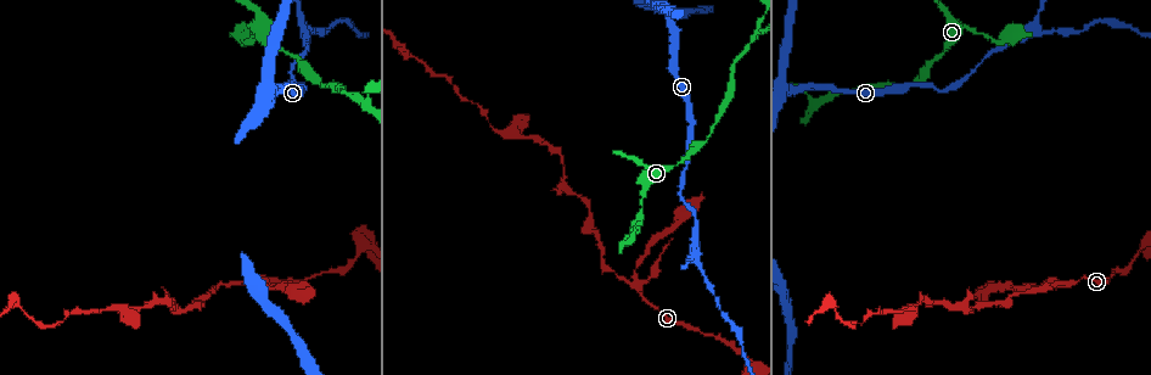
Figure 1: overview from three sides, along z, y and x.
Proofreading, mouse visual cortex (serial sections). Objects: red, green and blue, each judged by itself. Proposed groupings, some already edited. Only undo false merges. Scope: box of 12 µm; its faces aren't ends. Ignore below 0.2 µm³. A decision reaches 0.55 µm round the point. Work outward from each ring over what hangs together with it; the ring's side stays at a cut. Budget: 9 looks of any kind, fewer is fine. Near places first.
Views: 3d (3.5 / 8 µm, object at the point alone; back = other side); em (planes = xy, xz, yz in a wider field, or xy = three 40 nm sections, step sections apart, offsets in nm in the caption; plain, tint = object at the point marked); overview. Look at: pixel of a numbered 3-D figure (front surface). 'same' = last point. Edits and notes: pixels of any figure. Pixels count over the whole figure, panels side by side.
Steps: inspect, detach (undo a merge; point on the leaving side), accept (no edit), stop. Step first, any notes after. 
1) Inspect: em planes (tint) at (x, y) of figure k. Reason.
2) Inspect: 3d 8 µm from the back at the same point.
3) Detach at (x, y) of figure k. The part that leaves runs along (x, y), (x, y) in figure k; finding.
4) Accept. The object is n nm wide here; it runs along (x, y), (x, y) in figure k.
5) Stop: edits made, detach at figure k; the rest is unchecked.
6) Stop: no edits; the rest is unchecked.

Inspect: 3d 3.5 µm at (303, 29) of figure 1. Three arms meet.

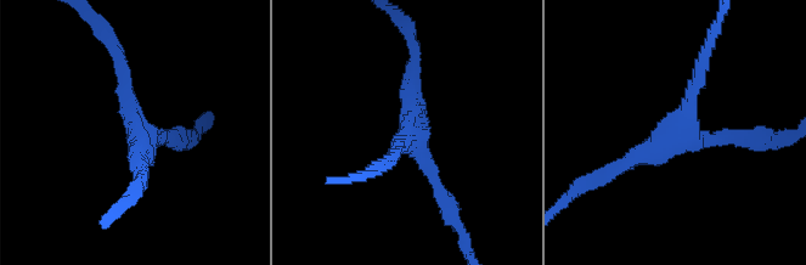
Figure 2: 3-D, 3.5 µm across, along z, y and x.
Accept. 3 arms meet here; the arms are 150, 200, 200 nm wide; it runs along (612, 173), (674, 136), (748, 136) in figure 2; all the same cell.

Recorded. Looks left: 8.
Inspect: 3d 3.5 µm at (941, 54) of figure 1. A narrow waist.

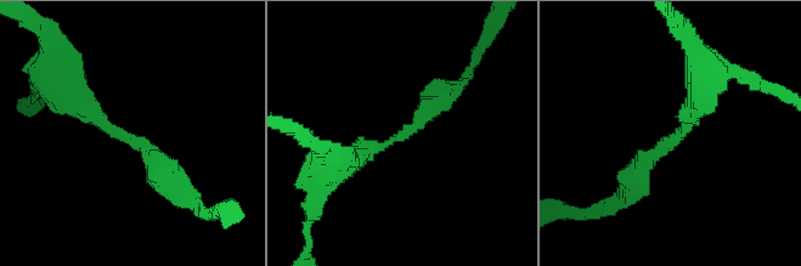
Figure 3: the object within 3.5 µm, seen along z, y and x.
Accept. The arms are 250, 350 nm wide; it runs along (72, 84), (171, 181) in figure 3; continuous, no second cell.

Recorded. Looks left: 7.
Inspect: 3d 3.5 µm at (1068, 288) of figure 1. Side arm on a straight run.

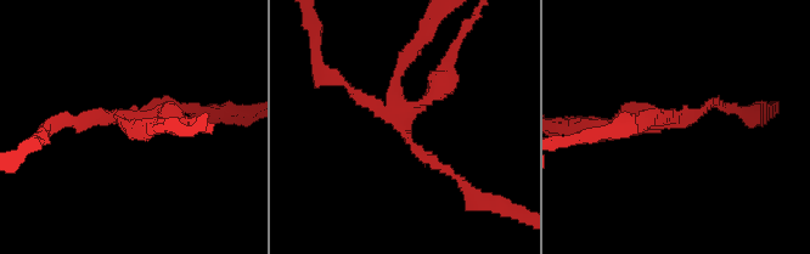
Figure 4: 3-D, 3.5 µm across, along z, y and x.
Inspect: em xy step 2 (tint) at (399, 127) of figure 4.

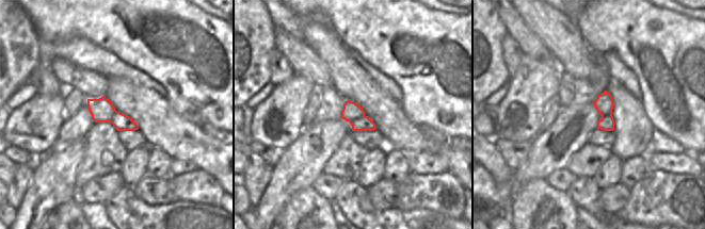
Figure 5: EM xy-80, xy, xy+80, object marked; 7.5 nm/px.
Inspect: em xy step 3 (tint) at the same point.

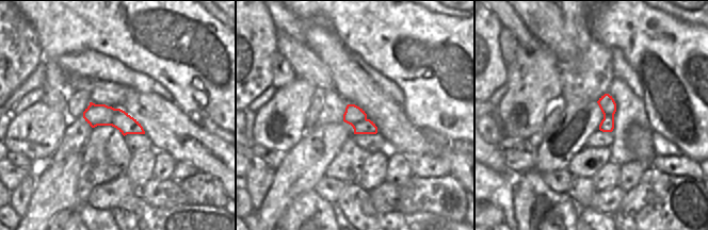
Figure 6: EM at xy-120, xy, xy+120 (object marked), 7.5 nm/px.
Detach at (401, 65) of figure 4. A border runs along (116, 109), (110, 125) in figure 6; two cells meet here.

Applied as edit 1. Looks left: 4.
Inspect: 3d 3.5 µm at (25, 312) of figure 1. Sharp bend.

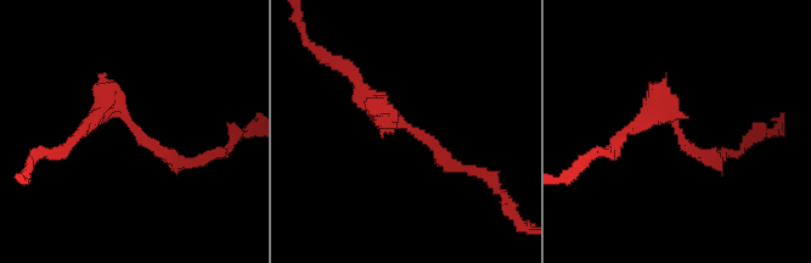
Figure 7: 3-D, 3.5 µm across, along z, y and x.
Accept. It runs along (457, 168), (356, 84) in figure 7; all the same cell.

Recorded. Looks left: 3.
Stop: edits made, detach at figure 4; the rest is unchecked.

